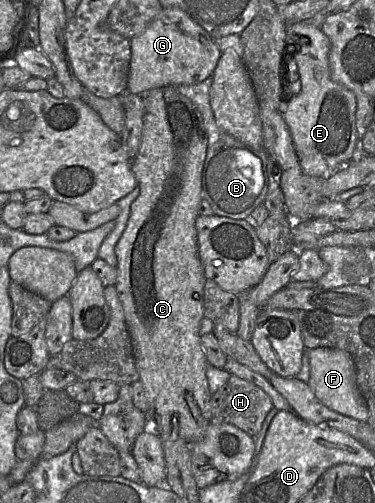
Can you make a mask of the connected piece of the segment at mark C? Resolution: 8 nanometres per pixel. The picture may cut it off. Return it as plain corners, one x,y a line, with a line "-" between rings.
177,86
147,91
143,96
145,114
139,151
131,170
140,189
130,207
129,219
118,240
115,288
122,303
130,334
135,364
150,406
149,426
161,440
184,439
192,443
203,438
211,419
211,397
206,370
208,361
200,342
200,322
204,317
206,277
198,254
195,227
197,207
202,197
201,176
207,154
208,134
201,112
182,95

